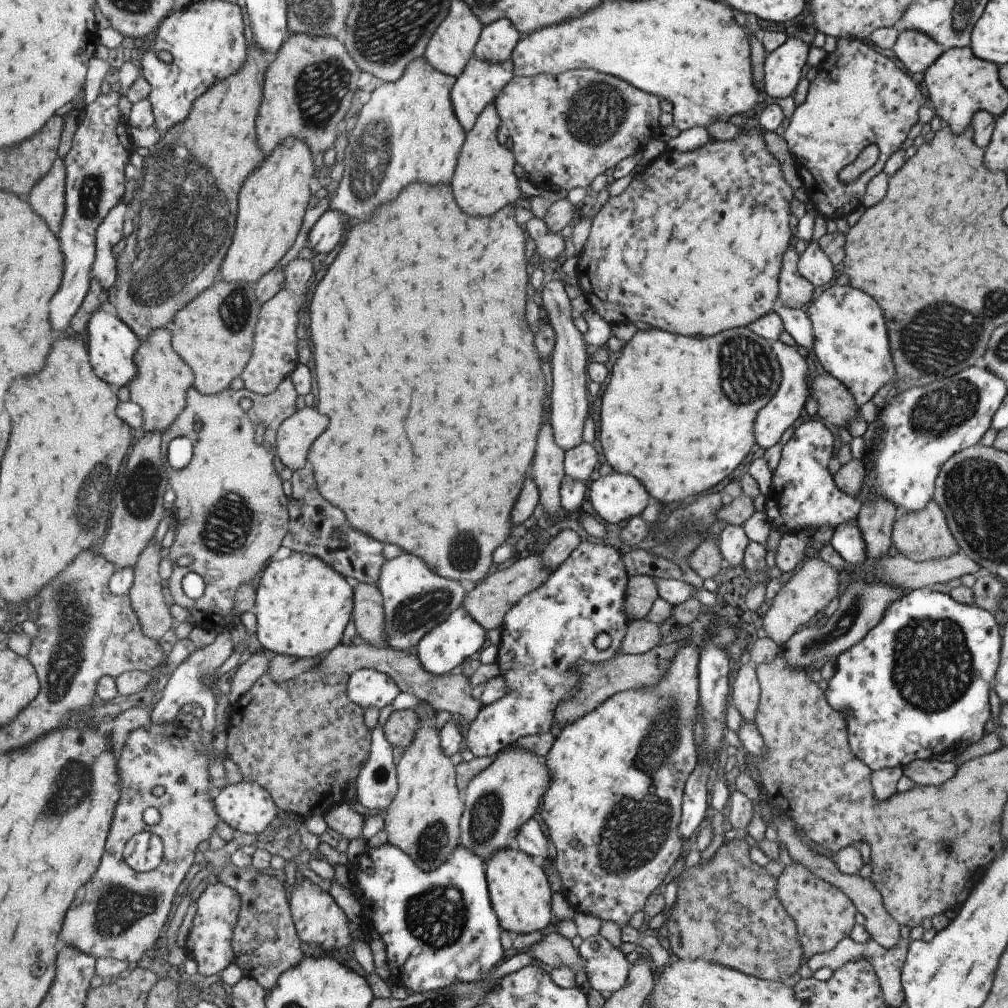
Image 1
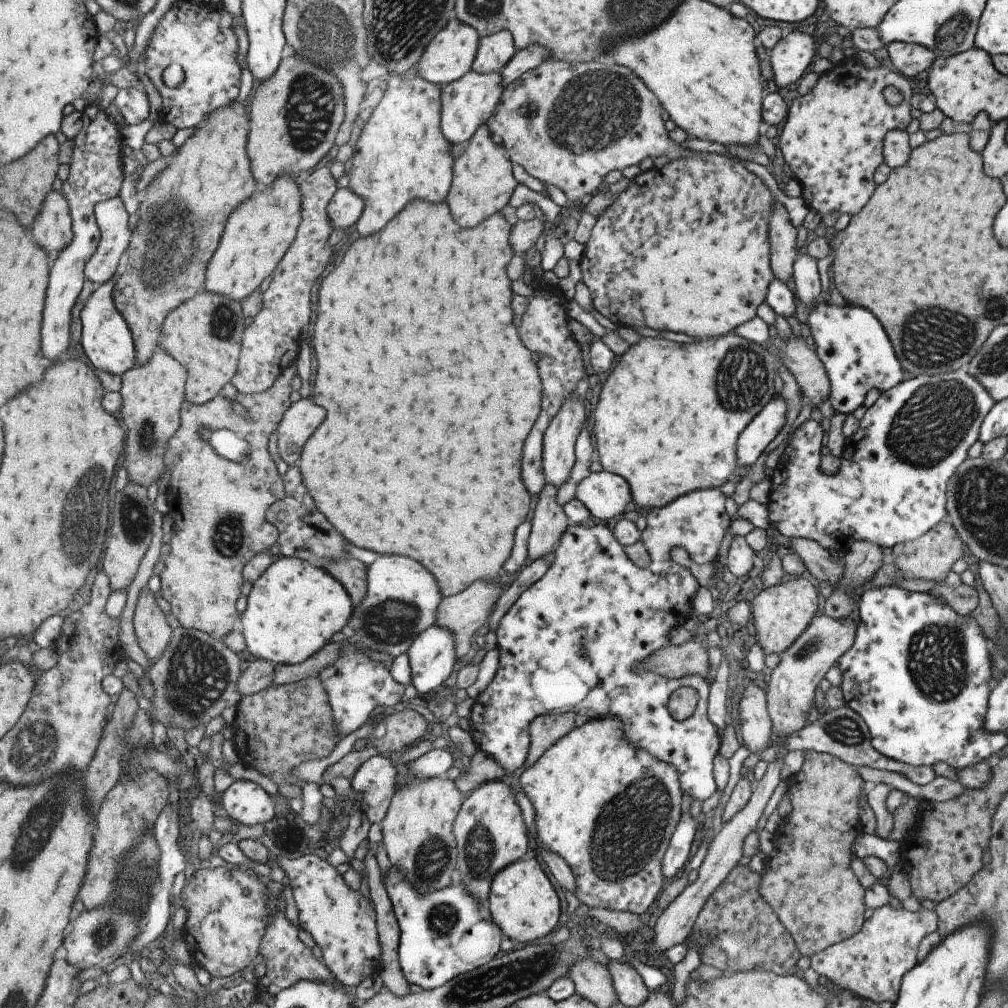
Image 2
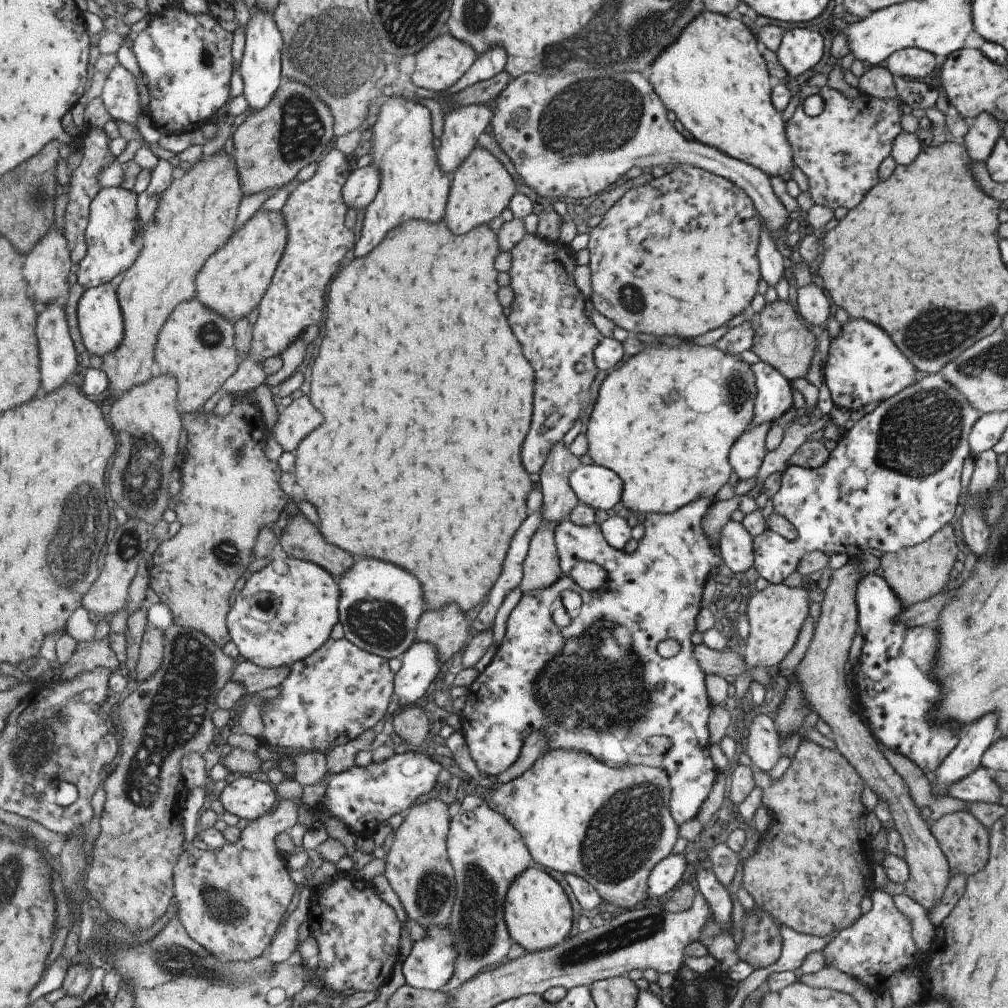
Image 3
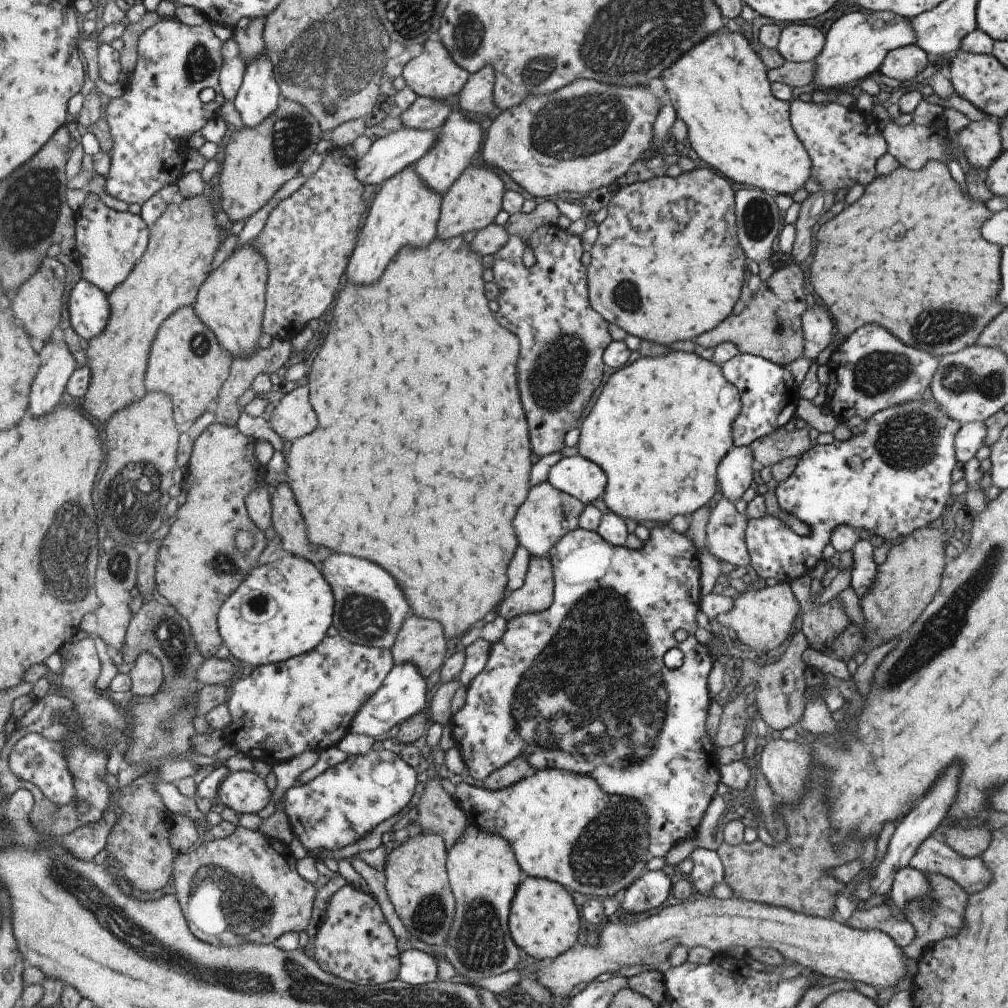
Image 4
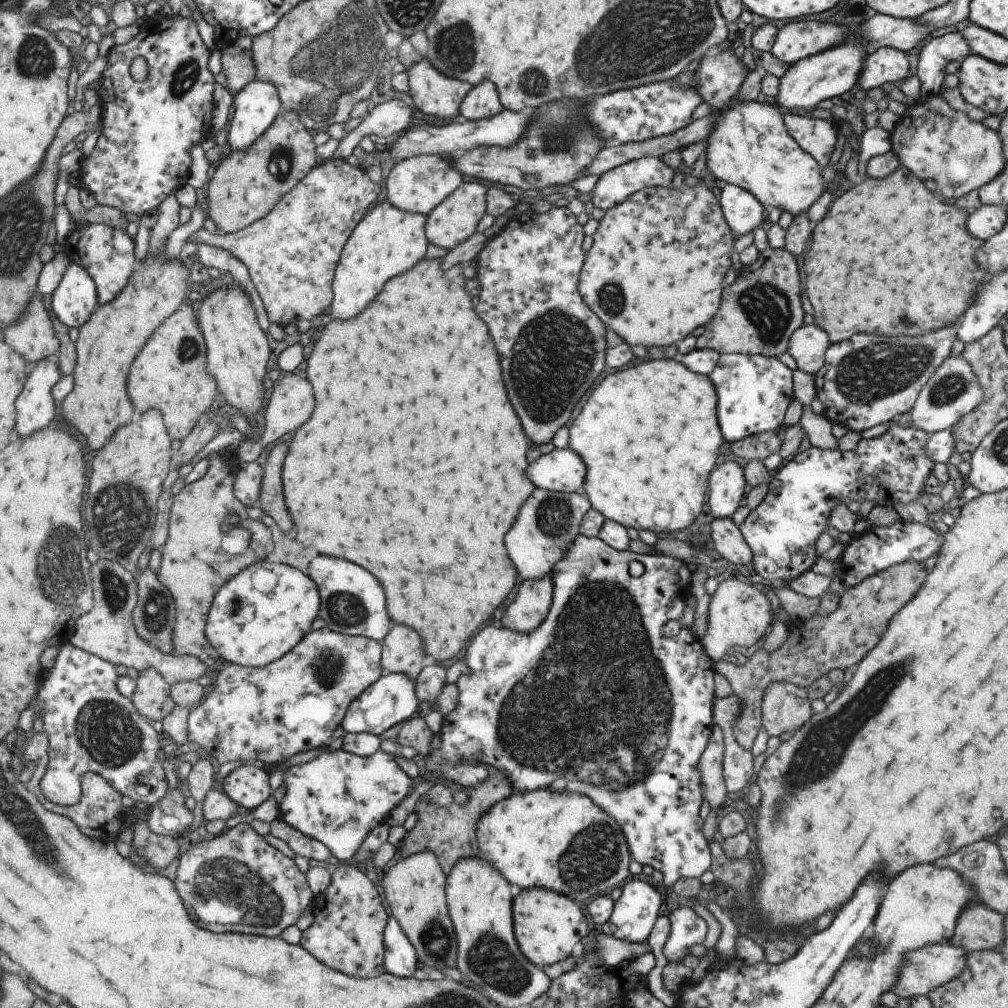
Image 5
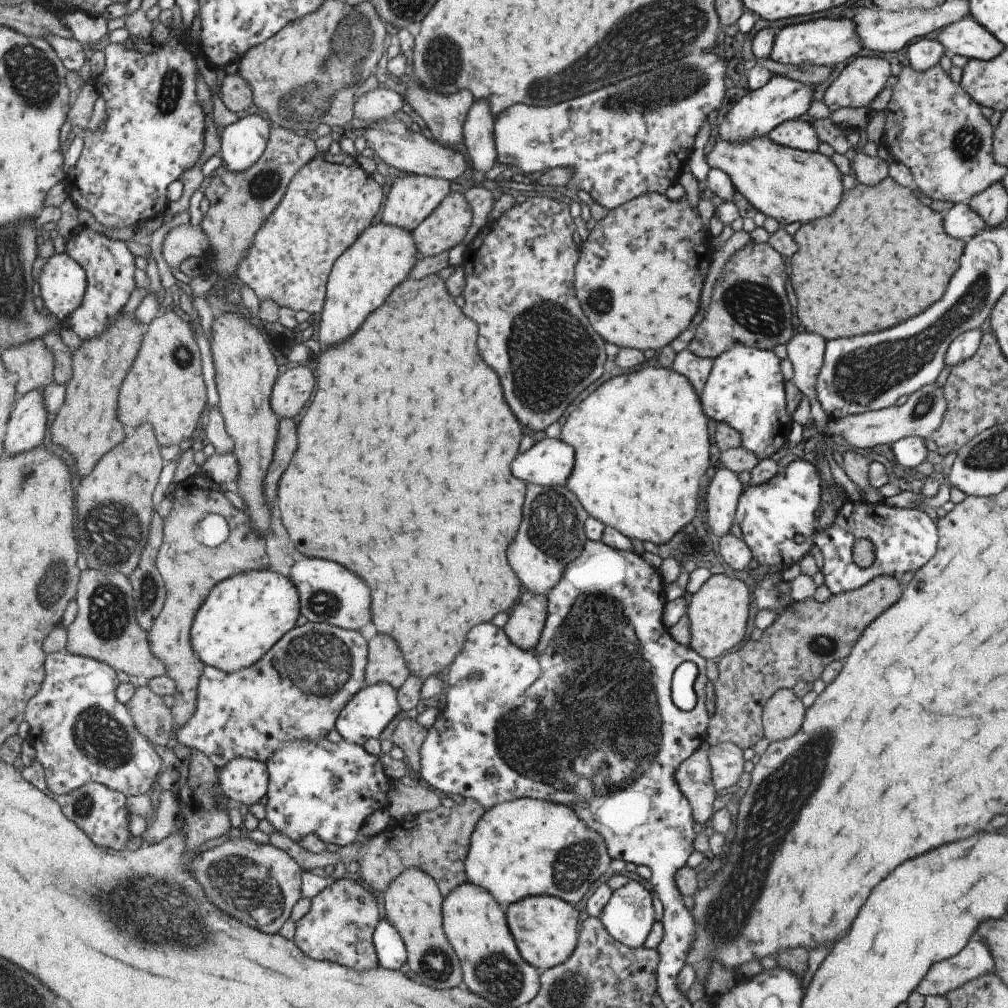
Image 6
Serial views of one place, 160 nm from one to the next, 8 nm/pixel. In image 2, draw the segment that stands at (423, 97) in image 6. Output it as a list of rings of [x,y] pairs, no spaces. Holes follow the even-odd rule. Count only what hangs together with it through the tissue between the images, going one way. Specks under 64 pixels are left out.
[[[453,17],[453,20],[449,20],[449,24],[445,24],[445,28],[441,28],[441,32],[437,32],[431,42],[425,46],[424,54],[420,56],[419,62],[415,64],[412,72],[416,72],[431,84],[446,85],[471,69],[479,39],[480,36],[473,27],[463,24]]]

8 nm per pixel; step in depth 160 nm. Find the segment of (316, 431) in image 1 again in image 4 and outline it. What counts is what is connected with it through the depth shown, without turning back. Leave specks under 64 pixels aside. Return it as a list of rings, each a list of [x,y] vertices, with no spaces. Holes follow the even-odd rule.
[[[287,387],[285,396],[274,405],[269,422],[274,432],[287,442],[295,442],[297,438],[317,430],[319,420],[309,400],[309,388]]]

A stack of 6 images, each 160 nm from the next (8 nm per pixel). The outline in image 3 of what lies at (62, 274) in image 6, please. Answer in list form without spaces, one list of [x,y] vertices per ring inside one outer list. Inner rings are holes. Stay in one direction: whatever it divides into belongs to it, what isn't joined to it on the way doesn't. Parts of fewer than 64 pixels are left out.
[[[105,284],[87,289],[79,300],[78,322],[85,347],[88,353],[101,358],[109,355],[109,352],[116,352],[125,339],[124,313],[117,292],[113,284]]]

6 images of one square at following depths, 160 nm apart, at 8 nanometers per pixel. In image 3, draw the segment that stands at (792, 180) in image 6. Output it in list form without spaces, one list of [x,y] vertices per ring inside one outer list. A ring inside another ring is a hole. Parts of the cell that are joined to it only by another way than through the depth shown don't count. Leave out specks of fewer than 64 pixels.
[[[706,9],[697,16],[687,28],[677,36],[675,44],[669,44],[653,64],[649,64],[648,82],[667,111],[673,112],[676,120],[693,139],[717,152],[753,166],[767,178],[780,176],[780,180],[791,178],[790,170],[793,164],[793,150],[785,136],[785,121],[781,112],[771,104],[771,88],[769,76],[763,58],[757,52],[756,40],[749,30],[735,16],[721,16]]]

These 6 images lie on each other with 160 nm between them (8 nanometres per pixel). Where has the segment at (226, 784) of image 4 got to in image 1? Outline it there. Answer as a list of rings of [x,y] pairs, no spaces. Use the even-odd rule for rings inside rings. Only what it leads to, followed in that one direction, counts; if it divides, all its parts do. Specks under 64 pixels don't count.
[[[245,780],[227,785],[214,803],[221,820],[233,829],[255,834],[265,831],[280,811],[266,788]]]

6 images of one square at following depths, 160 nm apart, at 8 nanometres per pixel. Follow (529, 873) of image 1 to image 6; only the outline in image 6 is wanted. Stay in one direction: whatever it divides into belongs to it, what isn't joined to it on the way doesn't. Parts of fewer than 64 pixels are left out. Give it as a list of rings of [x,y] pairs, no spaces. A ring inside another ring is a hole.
[[[532,895],[505,906],[503,912],[515,947],[526,964],[545,971],[562,964],[574,952],[579,914],[567,902],[549,895]]]

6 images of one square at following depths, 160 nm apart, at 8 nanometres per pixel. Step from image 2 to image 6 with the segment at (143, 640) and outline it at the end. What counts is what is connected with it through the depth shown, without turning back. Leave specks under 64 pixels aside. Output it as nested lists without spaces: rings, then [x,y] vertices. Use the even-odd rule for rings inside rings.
[[[147,680],[141,683],[141,686],[136,688],[133,699],[127,704],[129,712],[137,725],[137,730],[149,738],[151,744],[157,744],[157,746],[171,746],[174,739],[171,735],[173,731],[173,714],[172,708],[169,708],[165,704],[165,700],[156,694],[154,690],[147,684]]]

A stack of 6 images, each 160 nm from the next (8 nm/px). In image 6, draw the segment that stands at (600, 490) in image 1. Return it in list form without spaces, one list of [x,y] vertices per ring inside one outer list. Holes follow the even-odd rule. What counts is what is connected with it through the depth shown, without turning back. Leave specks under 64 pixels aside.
[[[544,437],[511,462],[515,478],[543,487],[565,487],[574,466],[574,451],[558,439]]]

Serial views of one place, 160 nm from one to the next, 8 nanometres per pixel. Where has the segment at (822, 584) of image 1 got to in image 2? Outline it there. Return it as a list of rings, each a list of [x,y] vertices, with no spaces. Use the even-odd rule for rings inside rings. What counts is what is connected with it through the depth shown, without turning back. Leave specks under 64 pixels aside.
[[[808,575],[765,587],[750,604],[753,641],[759,645],[764,655],[780,655],[807,628],[811,618],[819,611],[820,602],[816,583]]]

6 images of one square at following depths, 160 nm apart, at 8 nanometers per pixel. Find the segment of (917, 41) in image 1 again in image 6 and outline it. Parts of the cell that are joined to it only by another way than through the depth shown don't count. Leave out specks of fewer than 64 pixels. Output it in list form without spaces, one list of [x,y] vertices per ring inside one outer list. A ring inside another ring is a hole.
[[[857,57],[831,82],[822,102],[831,112],[845,107],[866,107],[890,81],[890,65],[885,58]]]

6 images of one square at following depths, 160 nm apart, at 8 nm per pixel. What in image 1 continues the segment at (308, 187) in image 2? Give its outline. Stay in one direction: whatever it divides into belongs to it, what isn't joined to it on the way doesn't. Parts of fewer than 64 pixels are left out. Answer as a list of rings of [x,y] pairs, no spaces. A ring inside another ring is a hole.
[[[297,258],[289,262],[286,268],[286,287],[277,296],[262,304],[253,356],[248,367],[239,376],[245,389],[259,395],[270,395],[280,387],[282,380],[291,377],[296,370],[299,362],[299,310],[303,308],[303,292],[307,288],[307,282],[313,276],[313,263],[315,260]]]

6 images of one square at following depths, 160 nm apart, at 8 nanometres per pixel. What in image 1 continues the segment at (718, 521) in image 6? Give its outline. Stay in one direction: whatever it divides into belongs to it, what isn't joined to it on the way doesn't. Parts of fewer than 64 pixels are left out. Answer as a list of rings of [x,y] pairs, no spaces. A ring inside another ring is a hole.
[[[777,340],[771,342],[770,347],[780,366],[780,383],[769,402],[757,411],[753,423],[754,441],[764,450],[778,442],[781,434],[789,426],[793,426],[795,420],[799,421],[804,417],[804,404],[810,397],[807,383],[809,368],[803,356],[799,355],[796,346],[787,346]]]

